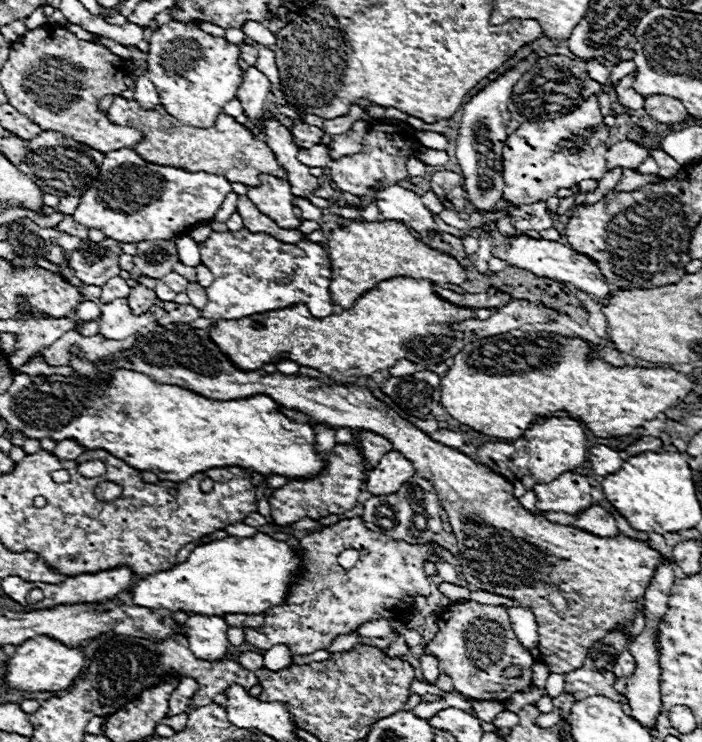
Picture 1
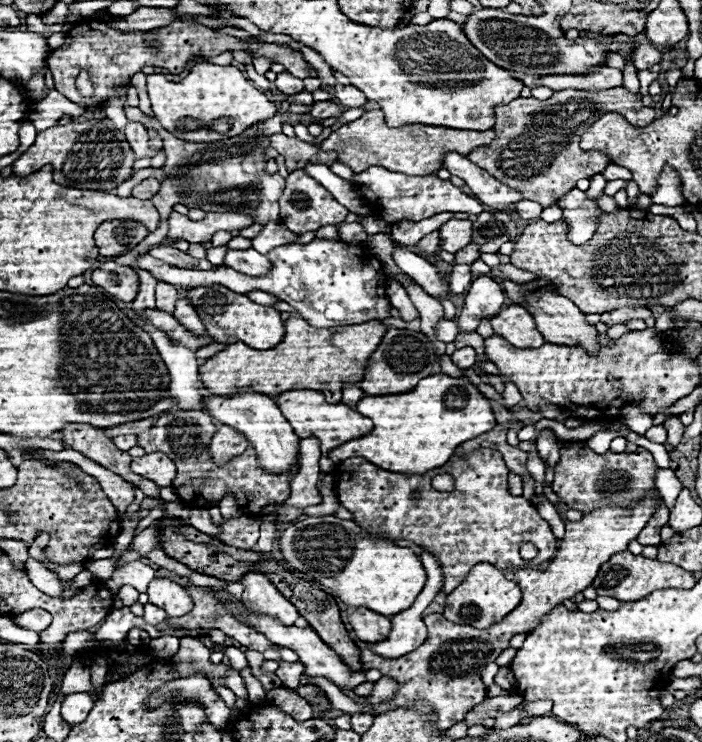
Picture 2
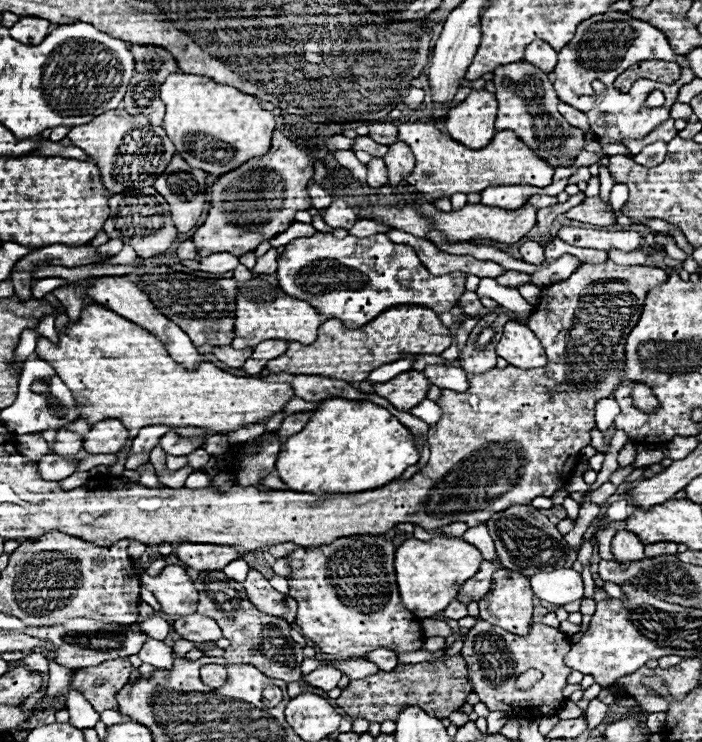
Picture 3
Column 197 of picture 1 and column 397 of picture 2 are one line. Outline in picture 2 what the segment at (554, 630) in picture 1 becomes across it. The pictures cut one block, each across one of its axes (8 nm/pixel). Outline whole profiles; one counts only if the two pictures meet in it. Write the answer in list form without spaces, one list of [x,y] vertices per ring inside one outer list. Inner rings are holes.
[[[388,328],[382,336],[382,342],[374,350],[374,354],[368,360],[368,368],[364,378],[358,382],[358,386],[366,394],[400,394],[416,388],[416,384],[432,374],[432,366],[436,362],[434,356],[434,344],[424,336],[422,332],[412,330],[396,330]]]

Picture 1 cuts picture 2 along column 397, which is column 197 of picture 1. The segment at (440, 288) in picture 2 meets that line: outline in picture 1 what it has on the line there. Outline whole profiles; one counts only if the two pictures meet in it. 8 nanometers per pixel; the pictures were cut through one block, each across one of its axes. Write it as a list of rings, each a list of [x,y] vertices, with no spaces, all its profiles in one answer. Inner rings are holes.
[[[188,234],[184,236],[174,236],[176,248],[180,252],[180,262],[186,266],[198,266],[200,264],[200,252],[198,252],[198,242],[194,242]]]

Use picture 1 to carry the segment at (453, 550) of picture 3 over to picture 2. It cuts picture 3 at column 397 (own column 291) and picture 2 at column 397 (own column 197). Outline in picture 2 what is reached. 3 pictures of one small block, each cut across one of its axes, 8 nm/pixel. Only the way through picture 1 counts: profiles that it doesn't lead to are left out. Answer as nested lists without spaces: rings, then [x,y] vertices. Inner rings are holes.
[[[308,516],[290,524],[278,538],[290,568],[330,588],[348,606],[366,606],[382,616],[394,616],[412,606],[426,582],[420,558],[388,540],[370,538],[356,522],[336,516]]]

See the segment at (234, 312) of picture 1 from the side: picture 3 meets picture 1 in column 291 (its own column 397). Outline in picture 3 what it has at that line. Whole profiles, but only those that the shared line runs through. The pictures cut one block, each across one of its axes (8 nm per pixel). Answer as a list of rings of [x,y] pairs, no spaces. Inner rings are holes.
[[[316,232],[308,238],[296,238],[278,256],[276,278],[288,296],[312,304],[322,316],[342,320],[346,328],[362,328],[394,306],[424,306],[442,314],[466,290],[464,272],[432,276],[410,246],[394,244],[386,234],[338,240],[332,234]]]

